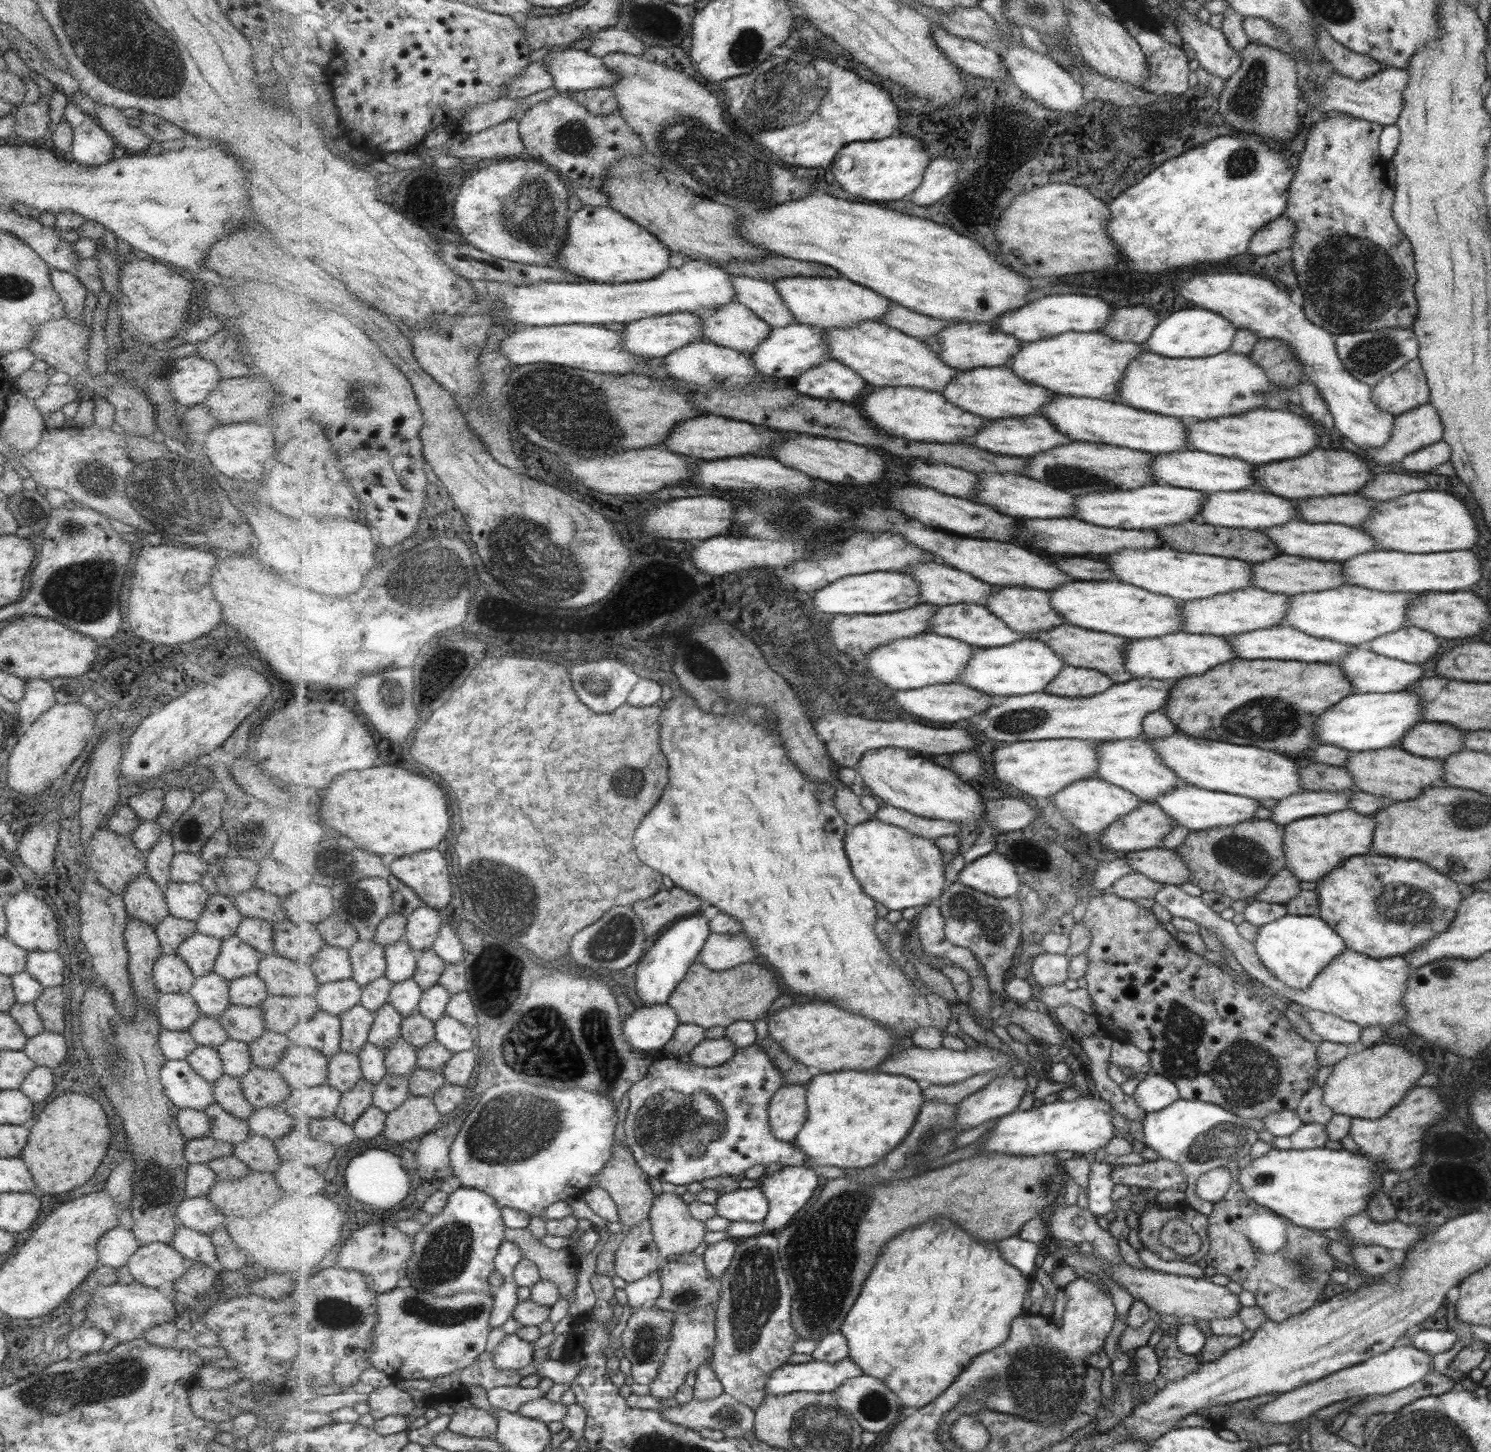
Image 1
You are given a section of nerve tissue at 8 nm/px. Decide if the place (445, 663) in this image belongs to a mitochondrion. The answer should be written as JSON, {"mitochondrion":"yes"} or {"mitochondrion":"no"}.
{"mitochondrion":"no"}

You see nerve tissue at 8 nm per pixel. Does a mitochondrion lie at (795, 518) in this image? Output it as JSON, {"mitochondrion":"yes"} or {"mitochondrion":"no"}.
{"mitochondrion":"yes"}

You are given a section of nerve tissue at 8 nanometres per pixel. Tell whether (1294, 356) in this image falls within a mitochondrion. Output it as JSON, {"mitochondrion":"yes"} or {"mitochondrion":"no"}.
{"mitochondrion":"no"}

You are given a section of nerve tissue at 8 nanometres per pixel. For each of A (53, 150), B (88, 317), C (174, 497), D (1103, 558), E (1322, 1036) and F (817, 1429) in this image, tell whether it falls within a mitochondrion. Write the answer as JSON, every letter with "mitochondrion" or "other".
{"A":"other","B":"other","C":"mitochondrion","D":"other","E":"other","F":"mitochondrion"}

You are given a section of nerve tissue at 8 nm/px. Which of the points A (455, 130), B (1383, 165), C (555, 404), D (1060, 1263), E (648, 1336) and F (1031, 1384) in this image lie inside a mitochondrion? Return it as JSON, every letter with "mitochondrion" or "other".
{"A":"other","B":"other","C":"mitochondrion","D":"other","E":"mitochondrion","F":"mitochondrion"}

